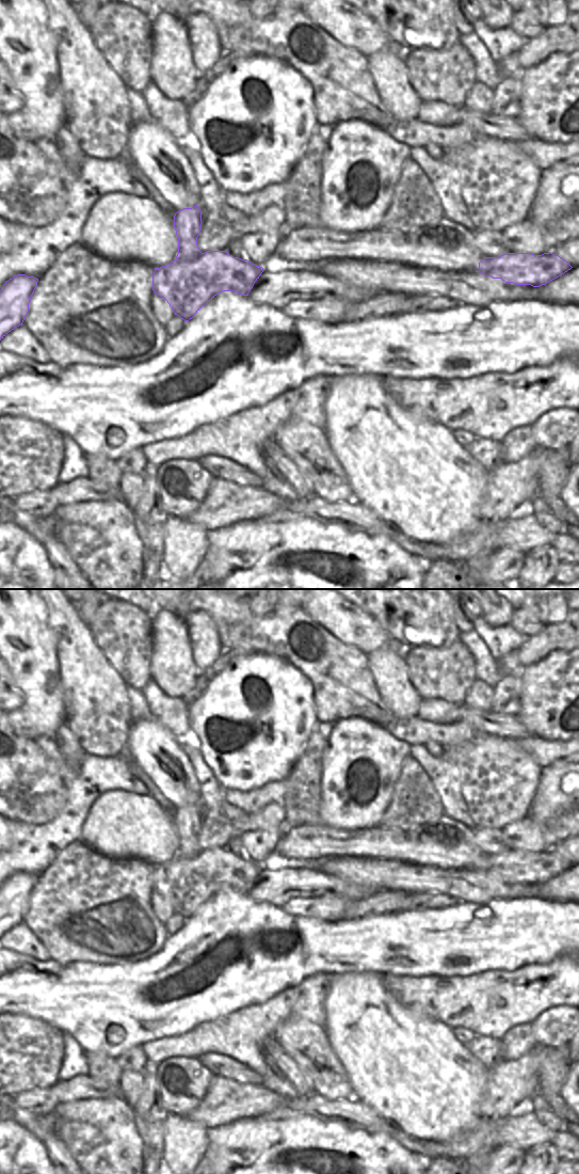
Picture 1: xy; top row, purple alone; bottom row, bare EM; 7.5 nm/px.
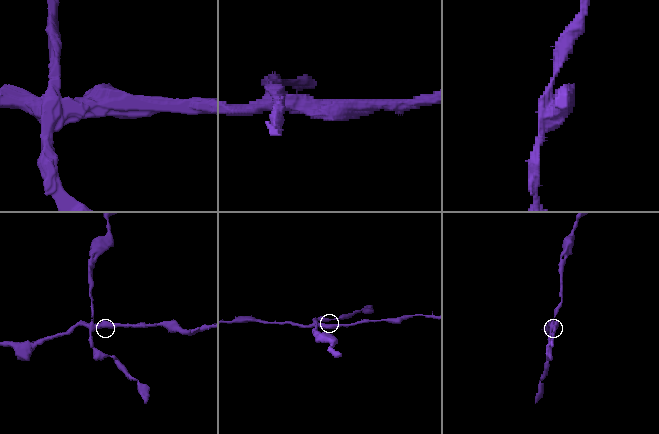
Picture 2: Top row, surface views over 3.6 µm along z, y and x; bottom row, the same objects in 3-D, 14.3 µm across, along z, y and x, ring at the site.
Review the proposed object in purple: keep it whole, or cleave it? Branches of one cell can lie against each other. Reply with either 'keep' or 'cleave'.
cleave

